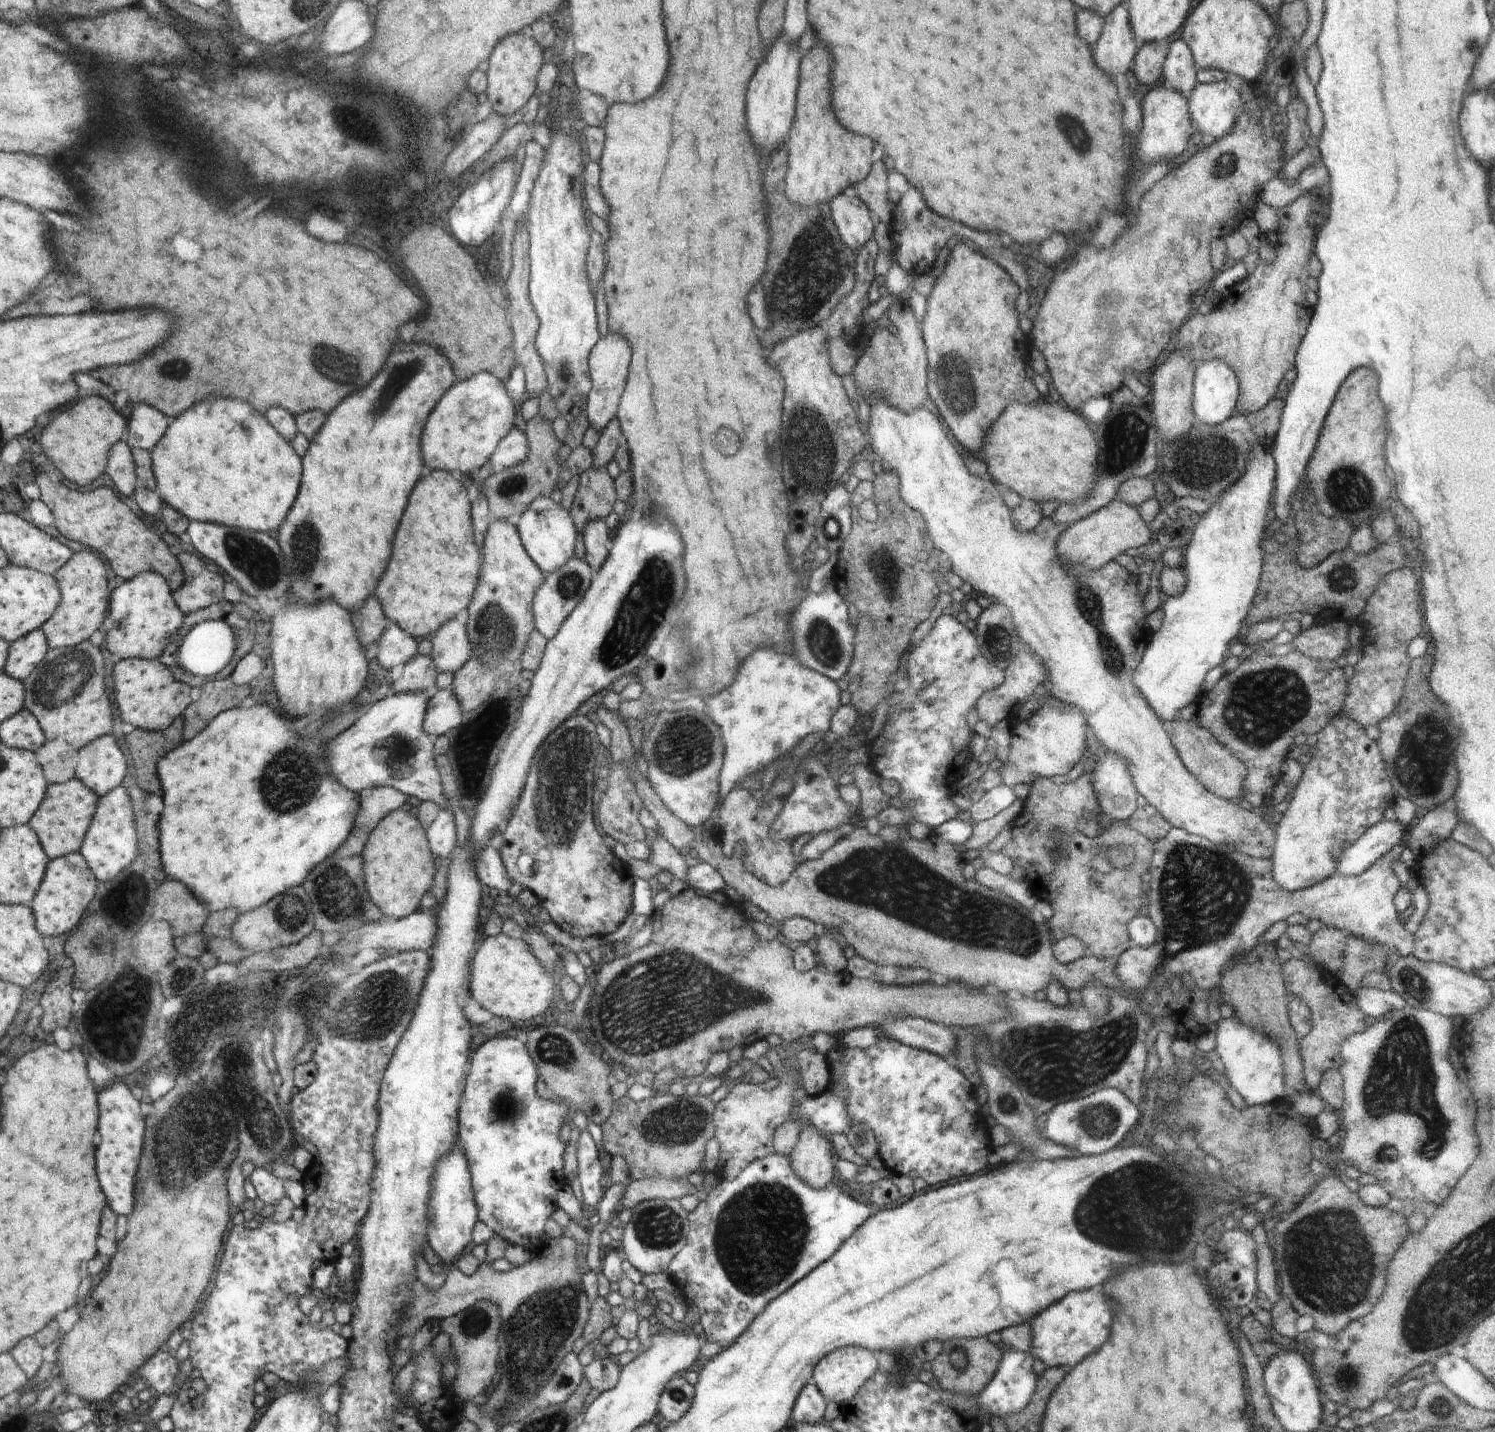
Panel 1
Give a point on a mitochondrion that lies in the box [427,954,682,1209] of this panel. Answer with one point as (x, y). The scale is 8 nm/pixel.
(553, 1049)

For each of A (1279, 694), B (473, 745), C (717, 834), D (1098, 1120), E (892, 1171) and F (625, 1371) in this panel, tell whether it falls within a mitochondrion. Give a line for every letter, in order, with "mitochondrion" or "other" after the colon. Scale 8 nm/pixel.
A: mitochondrion
B: mitochondrion
C: other
D: mitochondrion
E: other
F: other

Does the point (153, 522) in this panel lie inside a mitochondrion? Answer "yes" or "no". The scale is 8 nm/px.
no

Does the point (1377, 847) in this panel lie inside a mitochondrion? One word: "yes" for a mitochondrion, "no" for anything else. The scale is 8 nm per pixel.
no

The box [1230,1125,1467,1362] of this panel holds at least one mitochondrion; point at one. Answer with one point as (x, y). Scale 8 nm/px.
(1330, 1241)

